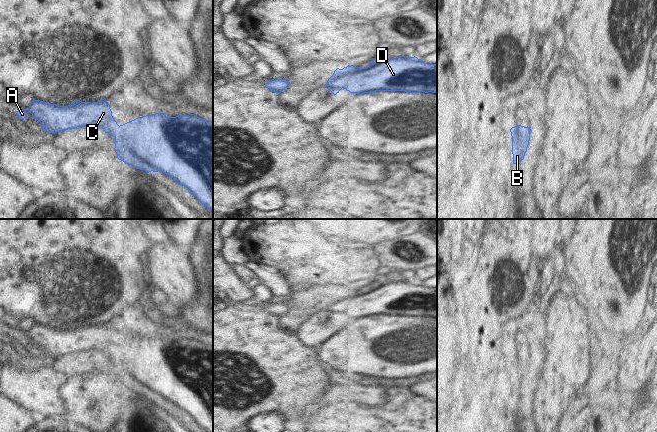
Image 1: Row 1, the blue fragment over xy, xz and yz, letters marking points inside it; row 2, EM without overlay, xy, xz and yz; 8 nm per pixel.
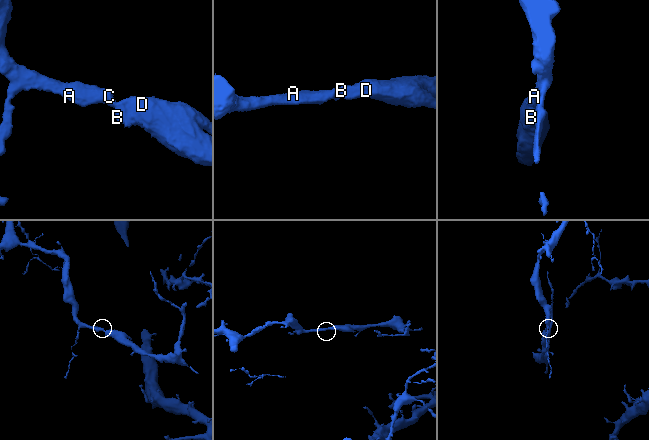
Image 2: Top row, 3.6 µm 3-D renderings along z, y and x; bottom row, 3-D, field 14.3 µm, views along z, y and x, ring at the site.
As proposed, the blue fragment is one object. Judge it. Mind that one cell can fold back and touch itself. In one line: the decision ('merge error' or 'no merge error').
no merge error

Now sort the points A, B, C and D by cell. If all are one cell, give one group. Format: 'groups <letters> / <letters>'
groups A B C D

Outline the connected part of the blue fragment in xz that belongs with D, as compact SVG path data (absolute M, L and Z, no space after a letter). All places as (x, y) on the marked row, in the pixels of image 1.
M379 56L364 68L337 68L324 86L334 95L342 88L359 95L375 91L437 93L437 64L427 64L415 56Z

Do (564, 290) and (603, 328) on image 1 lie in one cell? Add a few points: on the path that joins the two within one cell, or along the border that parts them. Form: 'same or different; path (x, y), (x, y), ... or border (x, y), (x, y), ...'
different; border (591, 326), (593, 340)

